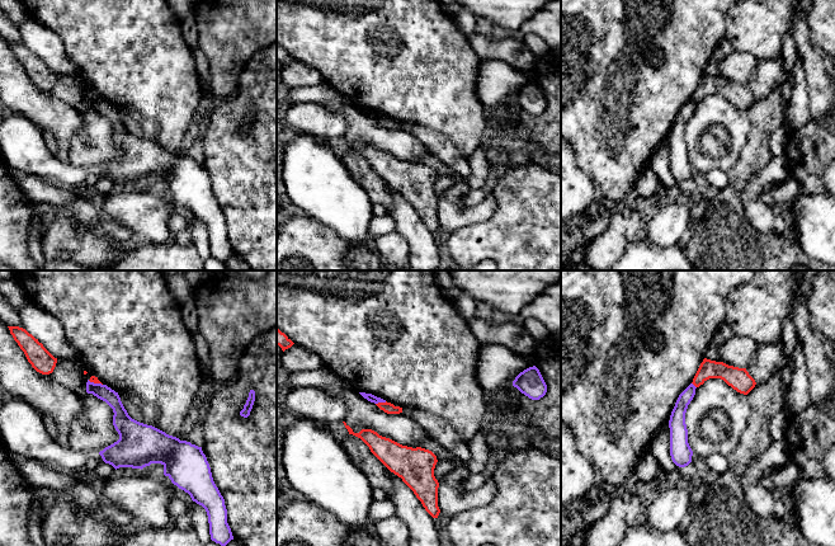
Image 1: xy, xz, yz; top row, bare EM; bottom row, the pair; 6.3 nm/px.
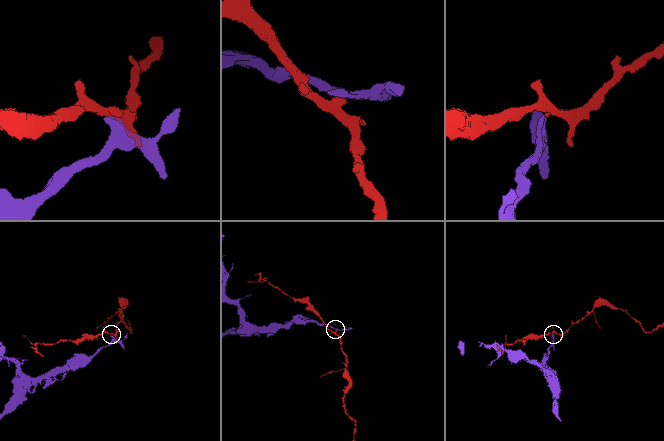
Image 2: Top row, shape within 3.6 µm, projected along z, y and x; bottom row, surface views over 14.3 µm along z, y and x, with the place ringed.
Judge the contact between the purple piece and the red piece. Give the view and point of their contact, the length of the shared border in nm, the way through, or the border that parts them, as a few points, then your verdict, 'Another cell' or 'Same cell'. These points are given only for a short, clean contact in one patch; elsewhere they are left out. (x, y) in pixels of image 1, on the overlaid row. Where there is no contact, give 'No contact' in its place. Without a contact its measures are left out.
Touches purple at xz (381, 401). Shared border 70 nm. Boundary: xz (386, 401), (376, 404). Another cell

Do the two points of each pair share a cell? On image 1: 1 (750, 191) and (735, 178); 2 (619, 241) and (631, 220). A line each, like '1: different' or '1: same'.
1: different
2: same

